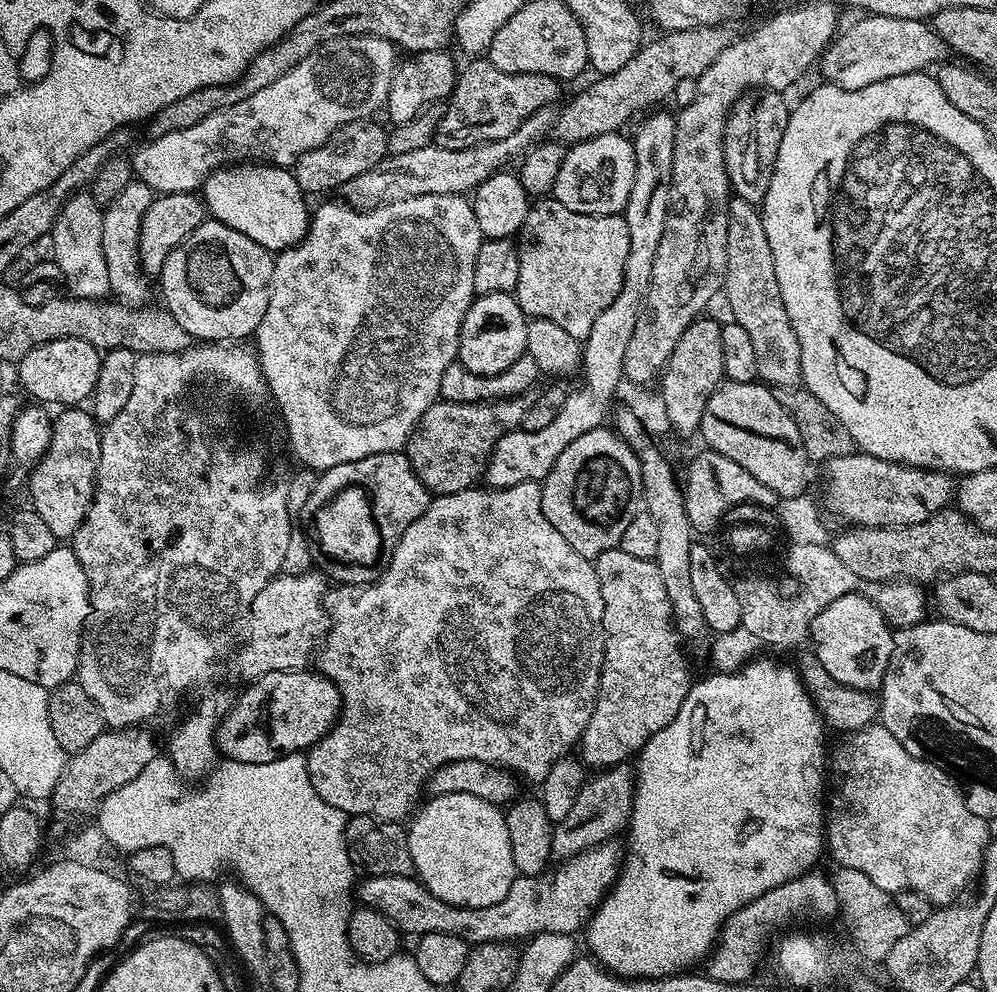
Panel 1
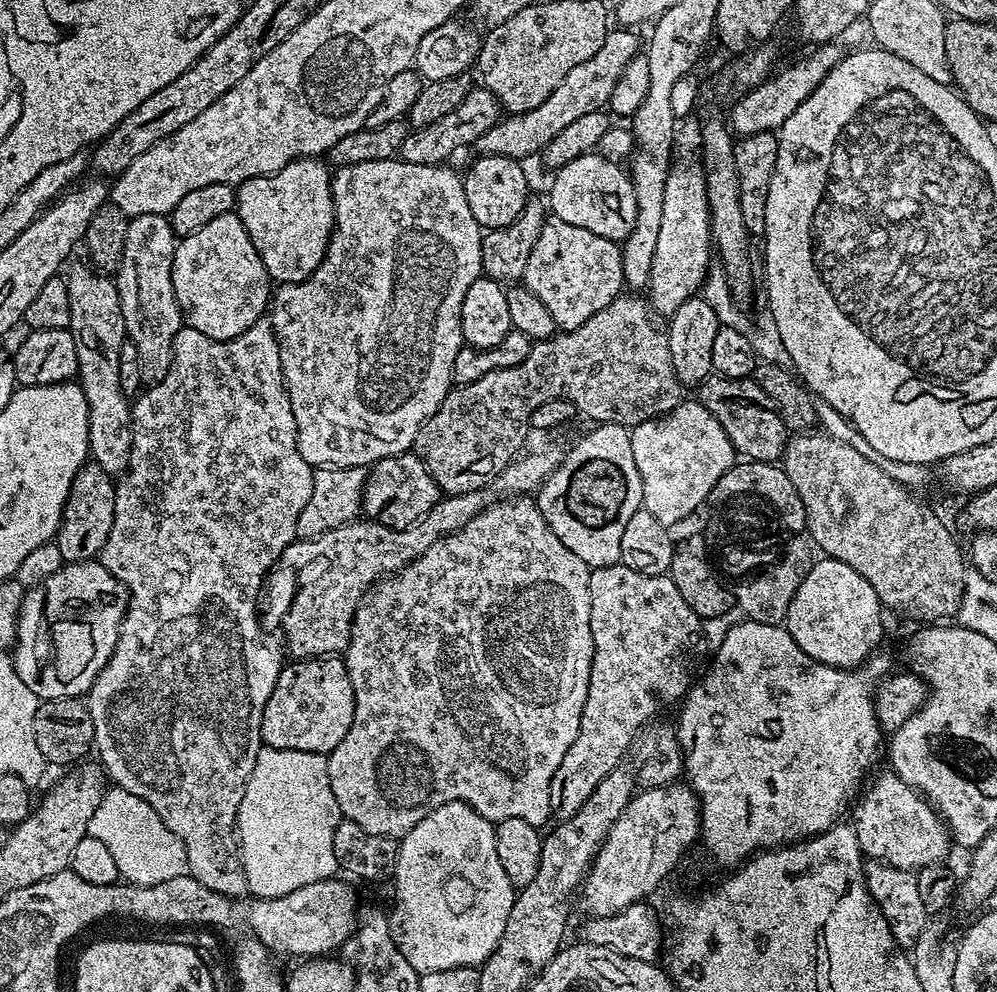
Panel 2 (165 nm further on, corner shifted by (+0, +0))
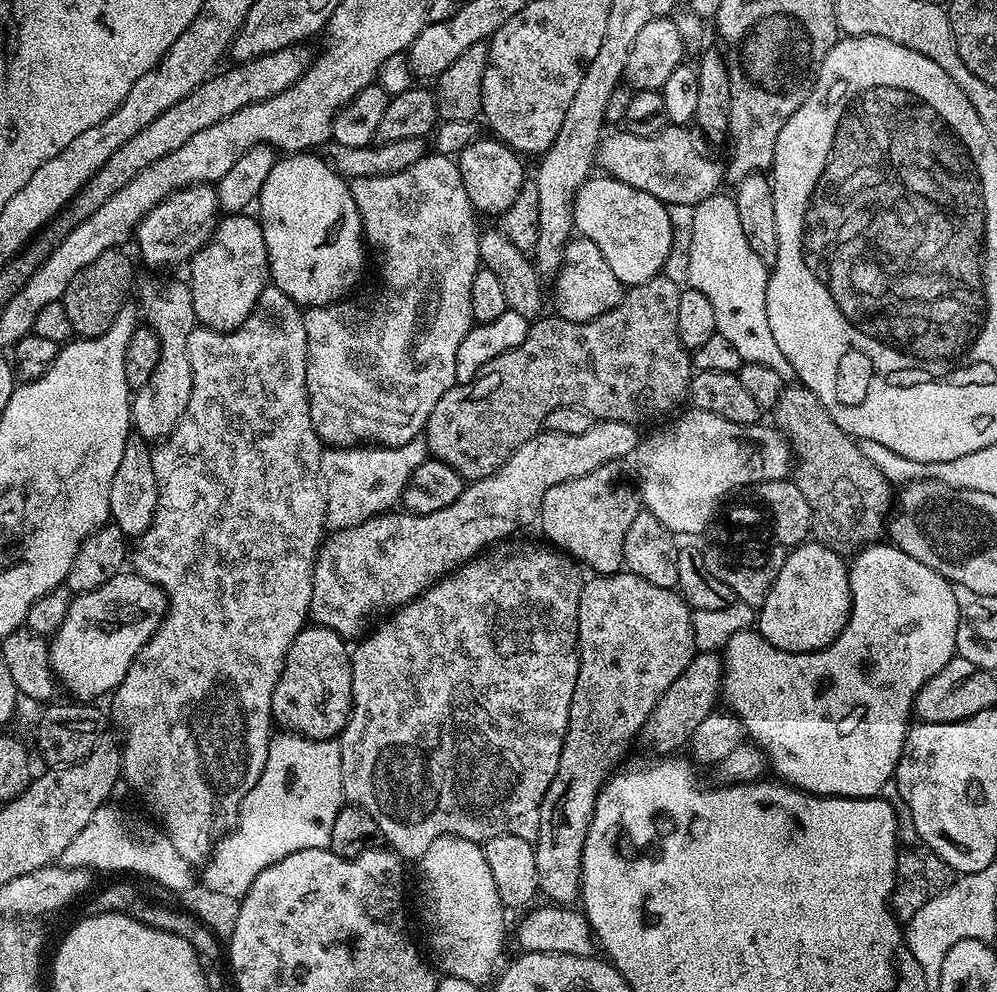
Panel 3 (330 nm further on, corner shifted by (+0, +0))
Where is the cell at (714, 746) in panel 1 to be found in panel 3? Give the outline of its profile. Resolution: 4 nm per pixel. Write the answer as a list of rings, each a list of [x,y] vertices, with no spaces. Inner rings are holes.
[[[873,542],[859,549],[853,556],[856,557],[850,560],[848,570],[848,581],[852,591],[852,612],[848,615],[846,626],[842,634],[838,634],[836,641],[818,652],[787,652],[778,650],[778,646],[766,642],[766,638],[762,638],[759,631],[749,630],[734,634],[734,638],[730,638],[728,645],[722,649],[724,661],[722,700],[723,703],[728,703],[725,705],[742,722],[747,739],[764,749],[771,771],[783,783],[799,788],[809,796],[848,796],[852,800],[866,800],[879,797],[883,793],[880,791],[887,784],[889,787],[890,781],[896,775],[896,767],[908,737],[910,721],[914,716],[916,695],[927,680],[934,678],[934,674],[938,674],[938,670],[942,670],[942,666],[946,666],[946,662],[950,662],[952,657],[957,655],[958,598],[954,598],[954,585],[951,580],[947,580],[930,566],[922,566],[918,558],[910,558],[910,554],[906,554],[891,542],[885,544]]]

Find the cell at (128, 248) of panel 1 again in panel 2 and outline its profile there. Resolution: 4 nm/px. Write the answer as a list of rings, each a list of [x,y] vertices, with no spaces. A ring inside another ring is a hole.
[[[142,214],[131,217],[126,230],[122,262],[114,273],[118,298],[122,302],[126,340],[138,350],[140,379],[145,385],[157,384],[166,378],[172,365],[174,338],[182,326],[172,277],[177,243],[176,231],[167,215]]]

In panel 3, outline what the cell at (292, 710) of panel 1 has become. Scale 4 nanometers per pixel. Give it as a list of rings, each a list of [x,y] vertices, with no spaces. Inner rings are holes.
[[[321,624],[305,626],[294,638],[294,642],[284,659],[284,669],[278,678],[278,686],[274,686],[274,698],[272,699],[272,719],[279,727],[280,724],[284,727],[281,729],[298,736],[305,736],[308,740],[336,740],[340,733],[343,732],[352,713],[352,658],[349,645],[344,644],[347,644],[345,637],[339,636],[334,630],[323,628]]]

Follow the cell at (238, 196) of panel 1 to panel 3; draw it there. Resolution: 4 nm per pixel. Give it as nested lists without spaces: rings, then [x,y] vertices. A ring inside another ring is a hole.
[[[311,151],[297,152],[277,159],[262,185],[258,201],[258,219],[262,238],[266,238],[268,275],[282,294],[305,309],[335,304],[364,276],[364,227],[358,206],[352,197],[349,181],[341,176],[323,155]]]

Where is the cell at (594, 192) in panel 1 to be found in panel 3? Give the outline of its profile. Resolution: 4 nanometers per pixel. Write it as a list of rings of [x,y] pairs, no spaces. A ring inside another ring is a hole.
[[[607,174],[593,175],[583,186],[578,190],[578,194],[572,203],[572,223],[575,231],[581,237],[590,242],[594,242],[594,246],[598,246],[598,250],[602,250],[602,258],[606,258],[606,263],[610,266],[610,270],[614,270],[614,275],[618,277],[620,283],[625,286],[634,284],[647,284],[650,278],[661,275],[665,271],[664,263],[668,260],[668,255],[672,252],[672,216],[669,205],[662,203],[658,198],[654,198],[650,194],[646,194],[642,190],[634,190],[634,186],[626,186],[626,182],[615,180],[613,176]]]

